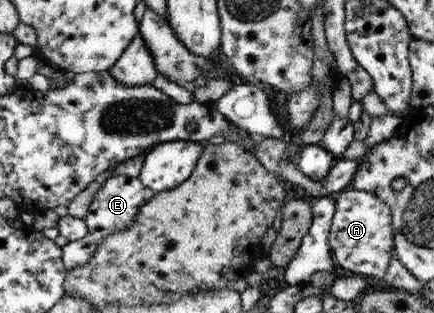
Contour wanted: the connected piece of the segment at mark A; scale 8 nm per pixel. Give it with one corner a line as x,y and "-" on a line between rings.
347,188
336,194
337,212
333,218
333,228
330,230
330,247
333,260
341,271
361,275
362,277
385,278
390,268
392,258
397,257
394,249
394,228
392,227
392,208
379,200
369,191

